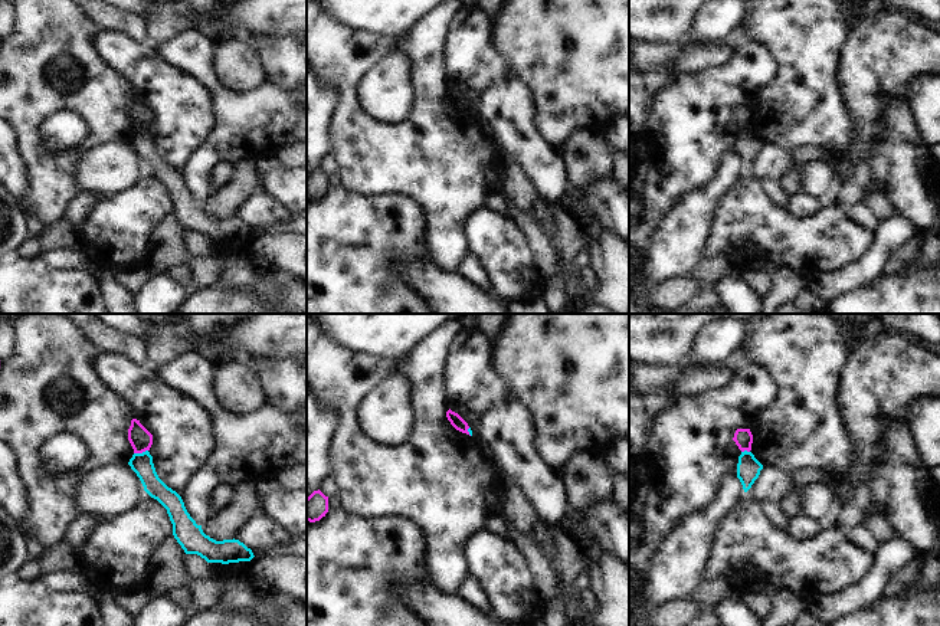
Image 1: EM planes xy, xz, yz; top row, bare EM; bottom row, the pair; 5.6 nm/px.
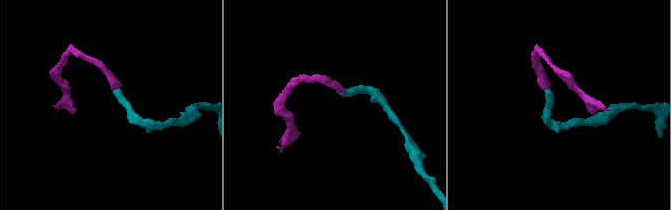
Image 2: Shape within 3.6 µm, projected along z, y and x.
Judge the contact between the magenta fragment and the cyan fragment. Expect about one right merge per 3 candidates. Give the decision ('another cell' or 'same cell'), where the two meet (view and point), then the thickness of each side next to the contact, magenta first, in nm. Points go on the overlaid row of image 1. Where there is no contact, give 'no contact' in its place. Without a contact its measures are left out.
another cell; contact xy (140, 452); calibres 120 and 120 nm

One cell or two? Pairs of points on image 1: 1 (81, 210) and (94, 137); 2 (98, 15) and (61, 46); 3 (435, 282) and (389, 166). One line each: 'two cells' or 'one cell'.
1: two cells
2: two cells
3: two cells

